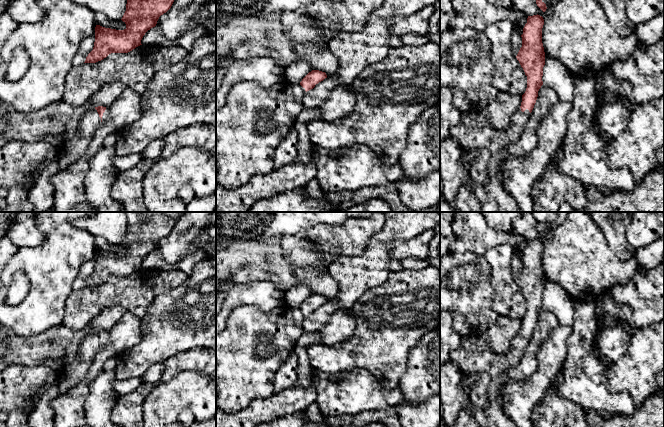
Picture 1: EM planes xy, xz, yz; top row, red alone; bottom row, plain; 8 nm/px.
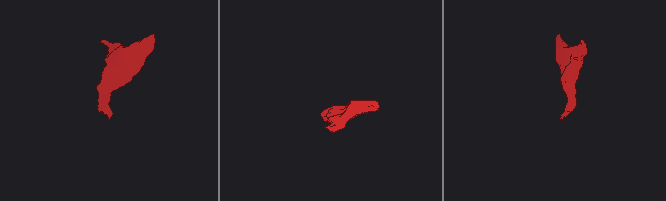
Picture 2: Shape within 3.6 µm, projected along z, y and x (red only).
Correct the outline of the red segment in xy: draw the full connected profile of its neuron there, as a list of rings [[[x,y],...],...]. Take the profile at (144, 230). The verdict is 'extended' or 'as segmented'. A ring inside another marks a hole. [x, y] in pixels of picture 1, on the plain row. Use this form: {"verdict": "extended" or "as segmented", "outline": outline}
{"verdict": "as segmented", "outline": [[[125,212],[126,235],[122,245],[126,248],[124,254],[105,252],[100,249],[95,251],[95,266],[93,274],[88,278],[84,287],[96,287],[103,284],[111,277],[128,277],[142,269],[141,264],[145,257],[155,251],[161,239],[172,230],[176,220],[184,212]]]}

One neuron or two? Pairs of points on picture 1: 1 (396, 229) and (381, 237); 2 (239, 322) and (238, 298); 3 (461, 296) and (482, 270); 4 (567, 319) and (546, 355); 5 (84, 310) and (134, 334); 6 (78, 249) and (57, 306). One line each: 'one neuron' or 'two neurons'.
1: one neuron
2: two neurons
3: one neuron
4: two neurons
5: two neurons
6: one neuron

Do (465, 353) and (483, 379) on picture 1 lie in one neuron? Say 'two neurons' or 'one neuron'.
one neuron

